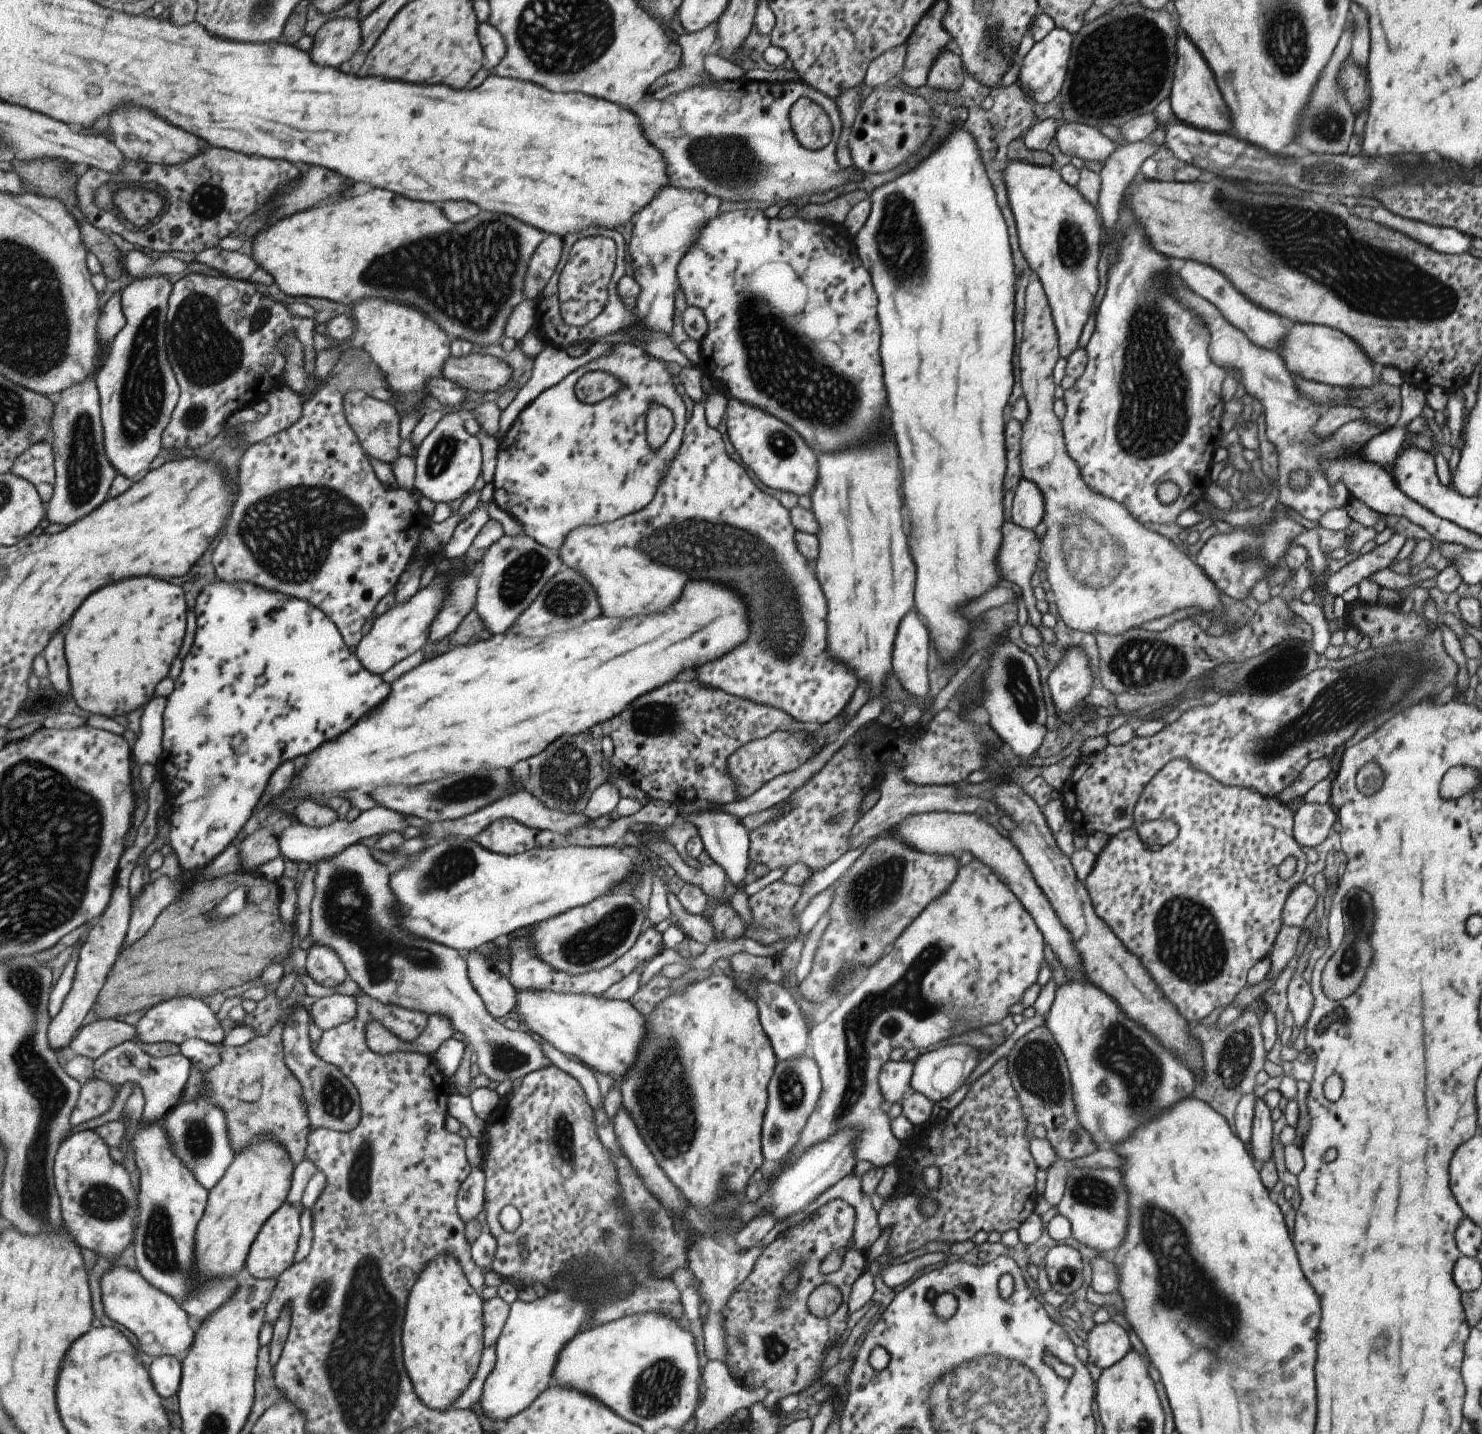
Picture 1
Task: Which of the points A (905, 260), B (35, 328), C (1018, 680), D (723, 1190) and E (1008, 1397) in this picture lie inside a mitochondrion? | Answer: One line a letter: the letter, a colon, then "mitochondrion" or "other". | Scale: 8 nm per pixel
A: mitochondrion
B: mitochondrion
C: mitochondrion
D: mitochondrion
E: mitochondrion

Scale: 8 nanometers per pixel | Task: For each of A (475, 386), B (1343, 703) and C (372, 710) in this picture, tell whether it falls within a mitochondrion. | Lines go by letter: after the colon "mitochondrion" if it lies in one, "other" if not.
A: other
B: mitochondrion
C: other

